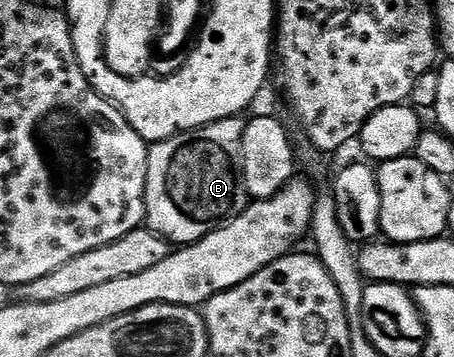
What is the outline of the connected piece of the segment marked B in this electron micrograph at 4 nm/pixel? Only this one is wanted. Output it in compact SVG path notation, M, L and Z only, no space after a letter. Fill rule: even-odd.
M241 117L225 118L198 130L185 130L183 134L153 143L149 147L148 156L145 225L167 242L184 247L191 242L199 242L213 230L219 230L226 222L236 220L236 216L240 216L240 212L244 212L251 201L242 167L242 141L245 131L246 122Z

